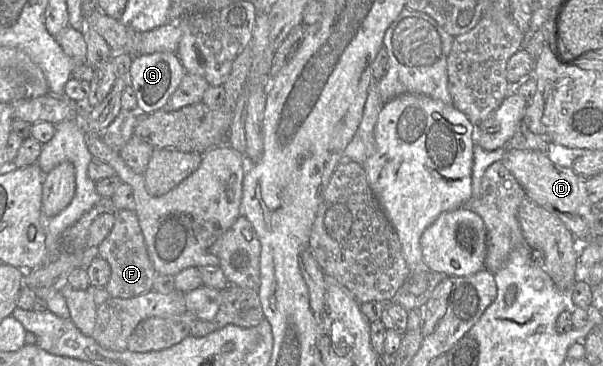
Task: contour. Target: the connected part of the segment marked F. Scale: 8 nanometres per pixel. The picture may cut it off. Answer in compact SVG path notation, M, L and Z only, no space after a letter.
M125 209L118 211L115 215L116 220L111 232L97 247L98 257L106 260L111 267L110 279L105 286L105 289L109 293L110 297L129 299L151 291L153 281L157 273L148 256L144 236L135 211Z

